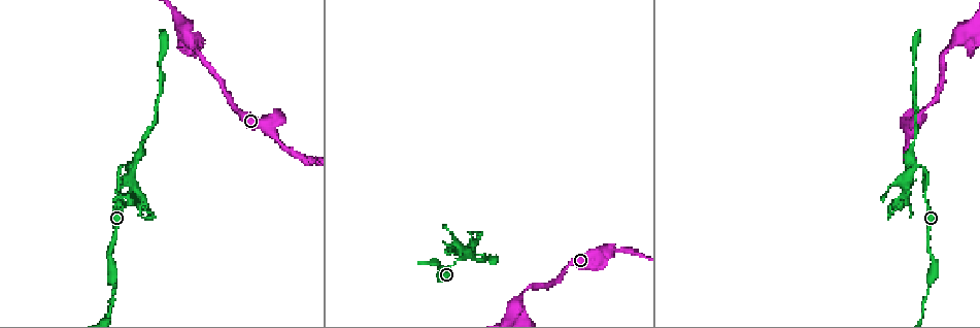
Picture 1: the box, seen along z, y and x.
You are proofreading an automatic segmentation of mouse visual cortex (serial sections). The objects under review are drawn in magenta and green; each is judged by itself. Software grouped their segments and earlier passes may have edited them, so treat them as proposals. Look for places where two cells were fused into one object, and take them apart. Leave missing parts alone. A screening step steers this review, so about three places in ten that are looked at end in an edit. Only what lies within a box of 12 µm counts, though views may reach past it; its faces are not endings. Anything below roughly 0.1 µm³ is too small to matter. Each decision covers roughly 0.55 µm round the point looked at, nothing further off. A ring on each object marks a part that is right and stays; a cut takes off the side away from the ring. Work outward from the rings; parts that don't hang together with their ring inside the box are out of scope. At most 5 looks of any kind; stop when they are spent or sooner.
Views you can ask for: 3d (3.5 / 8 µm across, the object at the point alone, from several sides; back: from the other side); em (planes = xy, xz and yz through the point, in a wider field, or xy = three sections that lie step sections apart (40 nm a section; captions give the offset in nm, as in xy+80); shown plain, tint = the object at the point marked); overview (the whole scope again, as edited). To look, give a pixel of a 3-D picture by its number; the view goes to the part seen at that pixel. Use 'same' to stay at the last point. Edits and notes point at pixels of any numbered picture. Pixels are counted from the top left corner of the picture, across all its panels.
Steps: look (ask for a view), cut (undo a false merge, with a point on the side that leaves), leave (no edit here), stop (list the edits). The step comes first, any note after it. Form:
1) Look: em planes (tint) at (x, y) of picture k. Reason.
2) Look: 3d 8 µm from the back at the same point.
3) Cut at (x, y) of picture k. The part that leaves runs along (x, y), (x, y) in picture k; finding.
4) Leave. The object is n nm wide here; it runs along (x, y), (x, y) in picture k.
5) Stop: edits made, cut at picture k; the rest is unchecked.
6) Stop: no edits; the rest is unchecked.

Look: 3d 3.5 µm at (276, 136) of picture 1. Sudden change in width.

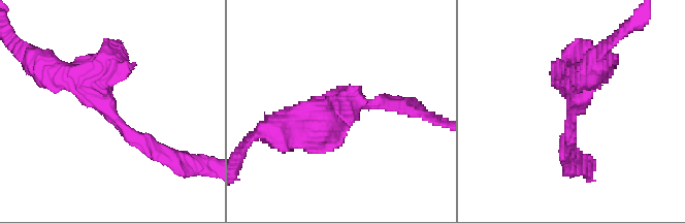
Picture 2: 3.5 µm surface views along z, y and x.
Look: em xy step 3 (tint) at (574, 109) of picture 2. The arms are 150, 300 nm wide.

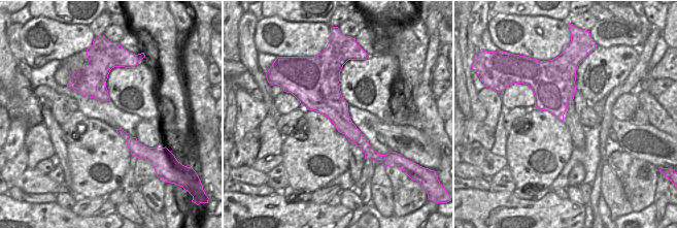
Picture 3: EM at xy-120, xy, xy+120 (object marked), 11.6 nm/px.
Leave. It runs along (50, 70), (80, 76), (131, 133), (166, 153) in picture 2; all the same cell.

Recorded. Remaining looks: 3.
Look: 3d 8 µm at (517, 299) of picture 1. Arms part here.

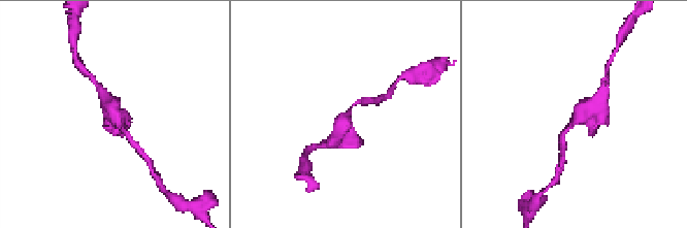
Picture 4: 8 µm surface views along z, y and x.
Look: em planes (tint) at (346, 116) of picture 4.

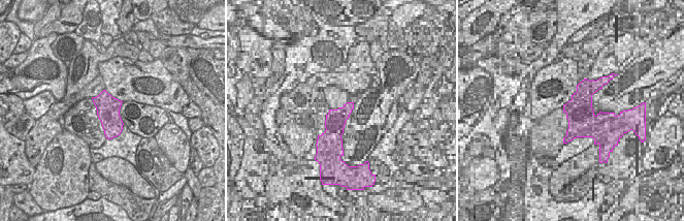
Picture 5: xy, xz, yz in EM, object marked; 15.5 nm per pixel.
Leave. The object is 360 nm wide here; it runs along (562, 138), (580, 111), (597, 99) in picture 4; continuous, no second cell.

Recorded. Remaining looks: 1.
Stop: no edits; the rest is unchecked.

